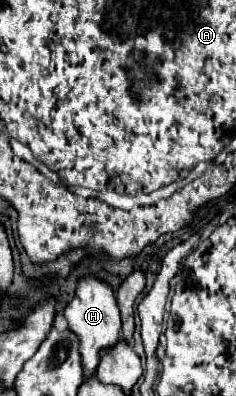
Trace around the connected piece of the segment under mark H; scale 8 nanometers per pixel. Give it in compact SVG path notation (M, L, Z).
M83 278L77 284L75 298L65 308L65 318L69 324L69 330L79 338L79 354L83 364L83 380L95 374L97 364L101 360L101 352L113 348L121 338L121 318L117 314L117 302L115 292L109 284L97 280L97 278Z

